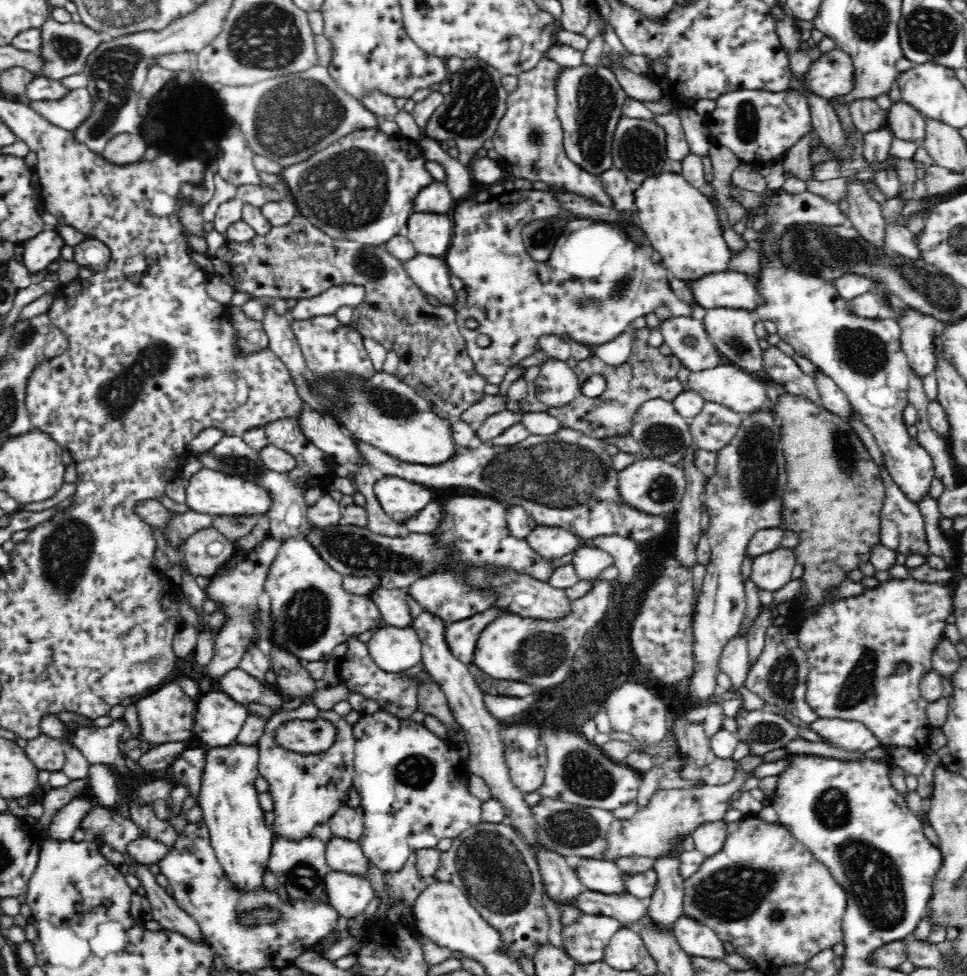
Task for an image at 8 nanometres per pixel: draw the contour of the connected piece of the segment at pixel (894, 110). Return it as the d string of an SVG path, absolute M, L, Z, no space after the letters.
M903 100L894 102L887 112L886 127L894 137L908 142L921 144L926 135L926 119Z

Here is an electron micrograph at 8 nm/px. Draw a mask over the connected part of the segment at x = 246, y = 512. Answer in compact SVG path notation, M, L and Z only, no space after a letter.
M202 467L190 480L185 488L185 503L190 509L202 514L210 514L222 517L257 516L267 514L272 506L272 495L268 489L244 480L239 476L228 476L223 472L216 472L209 468Z

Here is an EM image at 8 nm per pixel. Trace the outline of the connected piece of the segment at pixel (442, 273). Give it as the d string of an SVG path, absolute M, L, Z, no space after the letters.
M418 253L413 259L401 261L401 265L408 277L416 287L423 290L424 294L436 296L444 306L459 309L457 292L450 284L451 275L444 258Z

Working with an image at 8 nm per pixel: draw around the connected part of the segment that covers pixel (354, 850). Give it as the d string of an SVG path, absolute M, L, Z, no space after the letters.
M332 834L332 838L326 842L325 853L330 870L364 875L367 879L367 865L370 860L363 855L359 842L344 840Z

